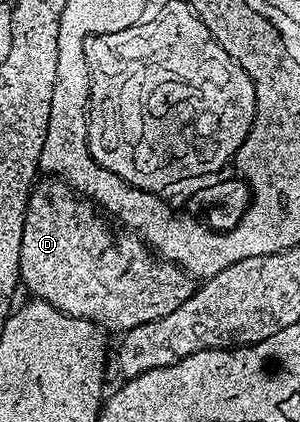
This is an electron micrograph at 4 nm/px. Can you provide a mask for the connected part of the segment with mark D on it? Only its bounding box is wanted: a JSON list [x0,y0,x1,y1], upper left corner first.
[18,185,196,331]

